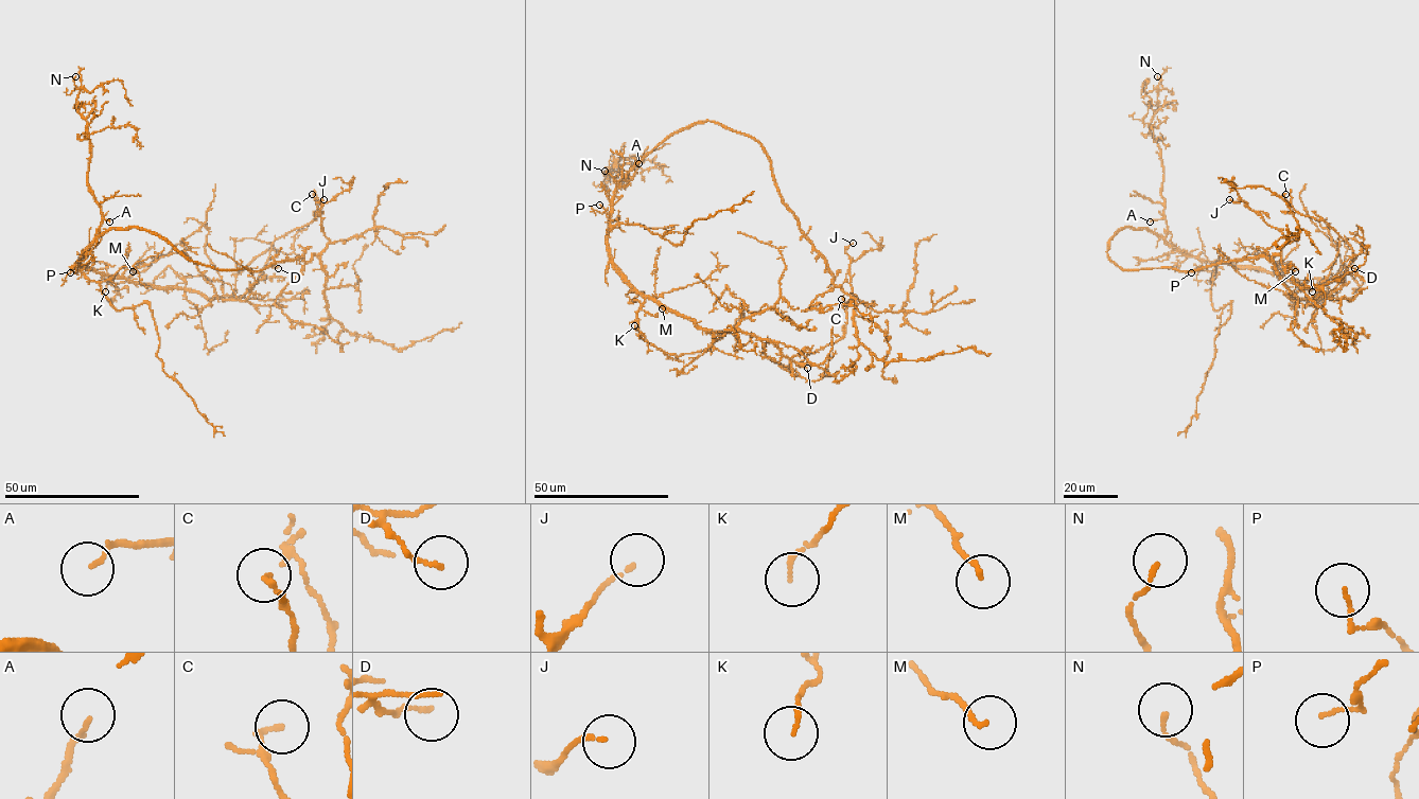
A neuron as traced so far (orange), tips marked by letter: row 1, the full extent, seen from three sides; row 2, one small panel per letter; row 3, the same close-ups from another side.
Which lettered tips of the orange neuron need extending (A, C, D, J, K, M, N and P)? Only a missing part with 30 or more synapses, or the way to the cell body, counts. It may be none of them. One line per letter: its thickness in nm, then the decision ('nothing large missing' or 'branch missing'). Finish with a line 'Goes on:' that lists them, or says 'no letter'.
A: calibre 100 nm; branch missing
C: calibre 100 nm; nothing large missing
D: calibre 110 nm; nothing large missing
J: calibre 100 nm; nothing large missing
K: calibre 110 nm; nothing large missing
M: calibre 100 nm; nothing large missing
N: calibre 110 nm; nothing large missing
P: calibre 90 nm; nothing large missing
Goes on: A

